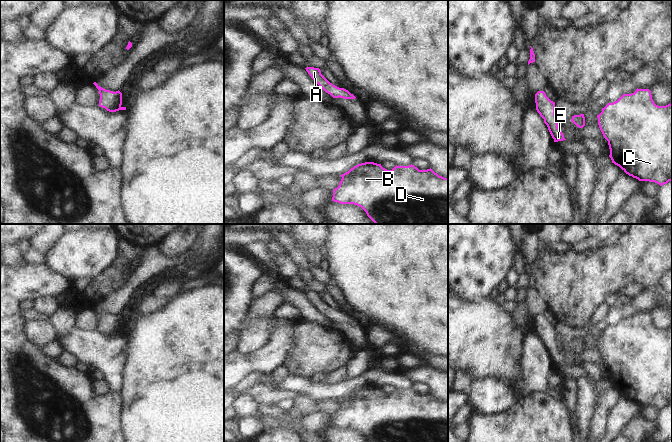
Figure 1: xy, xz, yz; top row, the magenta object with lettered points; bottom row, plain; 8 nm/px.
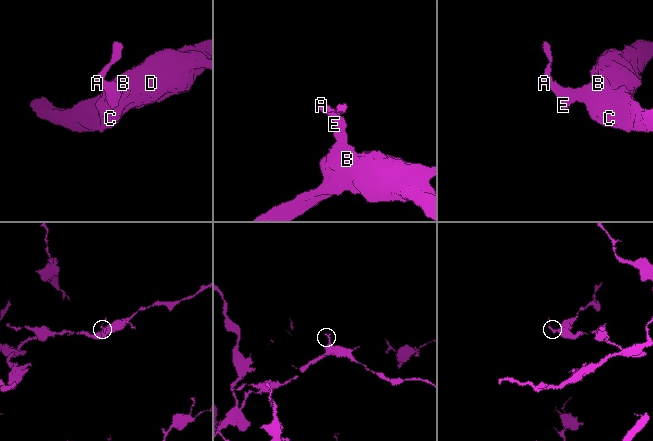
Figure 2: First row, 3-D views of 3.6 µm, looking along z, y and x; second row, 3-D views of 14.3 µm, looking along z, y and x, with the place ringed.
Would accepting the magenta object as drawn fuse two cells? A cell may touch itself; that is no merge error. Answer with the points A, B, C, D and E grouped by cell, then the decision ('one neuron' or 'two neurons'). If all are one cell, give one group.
A B C D E | one neuron

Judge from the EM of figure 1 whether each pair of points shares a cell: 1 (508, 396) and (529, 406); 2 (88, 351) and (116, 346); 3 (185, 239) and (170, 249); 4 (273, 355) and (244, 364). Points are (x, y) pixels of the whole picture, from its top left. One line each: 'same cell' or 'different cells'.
1: different cells
2: same cell
3: same cell
4: same cell

